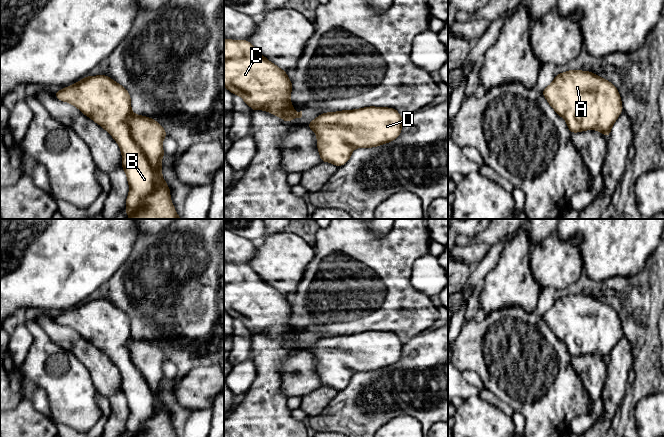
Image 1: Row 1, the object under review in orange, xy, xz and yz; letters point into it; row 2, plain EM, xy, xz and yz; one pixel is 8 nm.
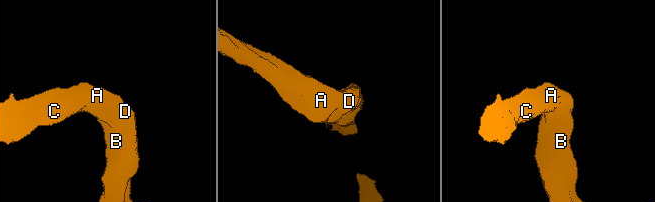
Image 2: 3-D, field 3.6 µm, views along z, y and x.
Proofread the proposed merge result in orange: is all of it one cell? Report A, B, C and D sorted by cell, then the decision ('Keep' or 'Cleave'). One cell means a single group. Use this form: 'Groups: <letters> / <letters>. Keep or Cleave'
Groups: A B C D. Keep

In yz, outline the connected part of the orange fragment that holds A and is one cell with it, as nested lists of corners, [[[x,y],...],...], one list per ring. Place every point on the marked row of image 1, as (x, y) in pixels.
[[[569,70],[556,74],[553,82],[541,93],[555,112],[565,119],[572,134],[594,129],[608,138],[613,124],[623,112],[617,88],[608,80],[589,71]]]

